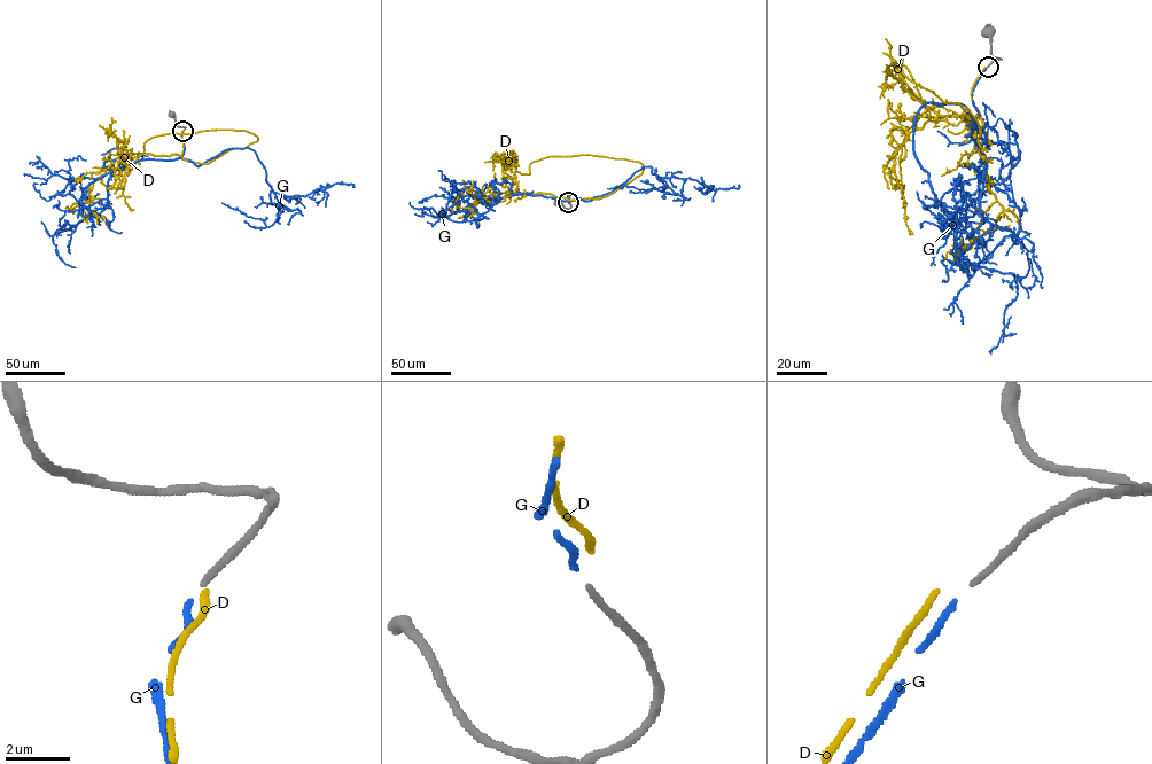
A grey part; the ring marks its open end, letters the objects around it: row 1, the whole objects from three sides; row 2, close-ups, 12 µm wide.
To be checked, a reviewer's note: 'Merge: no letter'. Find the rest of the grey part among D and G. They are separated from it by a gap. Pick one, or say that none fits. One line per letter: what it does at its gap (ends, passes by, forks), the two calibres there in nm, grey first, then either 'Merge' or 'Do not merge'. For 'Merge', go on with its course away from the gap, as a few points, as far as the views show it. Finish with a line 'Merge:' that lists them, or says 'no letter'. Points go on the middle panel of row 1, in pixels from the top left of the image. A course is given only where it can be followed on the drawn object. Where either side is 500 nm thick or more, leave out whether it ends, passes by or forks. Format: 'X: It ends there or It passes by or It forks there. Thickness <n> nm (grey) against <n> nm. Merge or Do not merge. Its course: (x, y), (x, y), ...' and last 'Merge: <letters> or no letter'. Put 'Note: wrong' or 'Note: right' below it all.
D: It ends there. Thickness 200 nm (grey) against 220 nm. Do not merge
G: It ends there. Thickness 200 nm (grey) against 200 nm. Merge. Its course: (568, 201), (569, 194), (566, 201), (513, 195), (493, 199), (479, 213), (454, 187), (437, 216), (460, 203)
Merge: G
Note: wrong

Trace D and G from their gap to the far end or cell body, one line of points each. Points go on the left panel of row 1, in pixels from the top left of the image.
D: (183, 131), (181, 156), (202, 163), (258, 140), (254, 134), (239, 130), (169, 134)
G: (183, 131), (183, 155), (117, 168), (108, 182), (107, 205), (55, 232), (59, 256), (75, 267)

